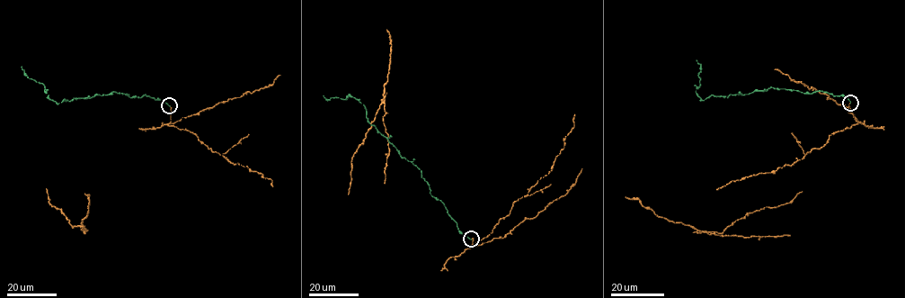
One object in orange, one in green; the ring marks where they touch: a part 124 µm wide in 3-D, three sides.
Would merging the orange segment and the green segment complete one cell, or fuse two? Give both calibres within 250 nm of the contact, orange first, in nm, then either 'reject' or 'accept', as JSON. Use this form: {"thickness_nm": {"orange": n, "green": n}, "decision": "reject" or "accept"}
{"thickness_nm": {"orange": 160, "green": 140}, "decision": "reject"}

